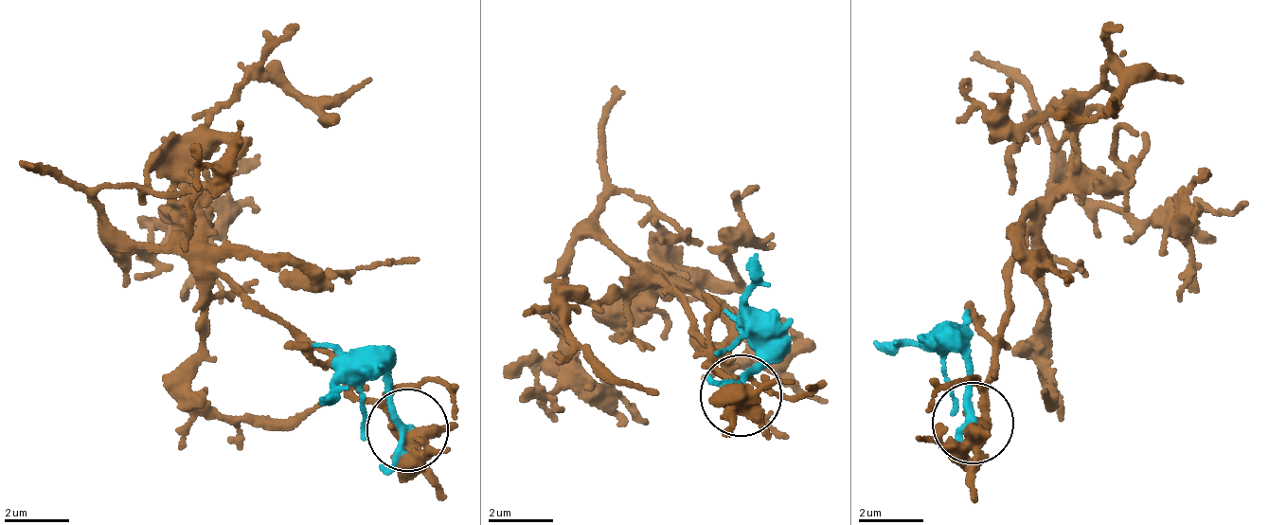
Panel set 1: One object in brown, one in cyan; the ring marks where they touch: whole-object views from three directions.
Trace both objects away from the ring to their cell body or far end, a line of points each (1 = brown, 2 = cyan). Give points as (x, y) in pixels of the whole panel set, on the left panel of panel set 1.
1: (408, 432), (223, 275), (149, 246), (116, 251), (160, 248), (217, 222), (261, 156)
2: (408, 432), (370, 366), (317, 395)

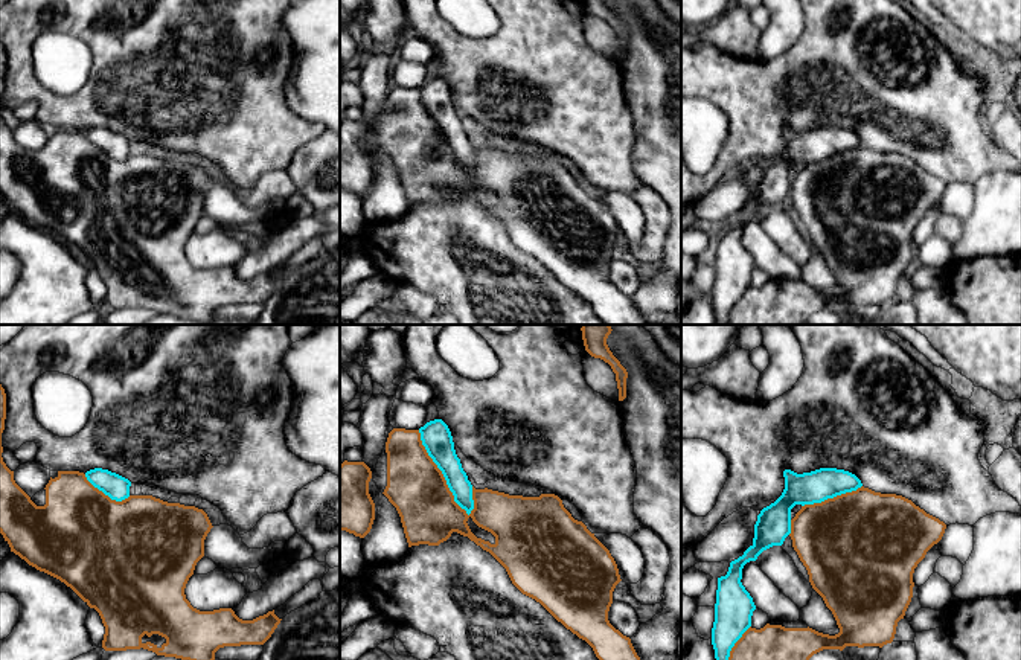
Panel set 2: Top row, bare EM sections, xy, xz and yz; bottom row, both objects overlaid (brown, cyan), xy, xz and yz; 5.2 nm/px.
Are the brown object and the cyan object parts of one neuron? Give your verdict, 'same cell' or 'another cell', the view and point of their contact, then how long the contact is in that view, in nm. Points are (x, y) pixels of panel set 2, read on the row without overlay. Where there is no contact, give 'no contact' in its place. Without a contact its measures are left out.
another cell | xz (441, 131) | 550 nm

